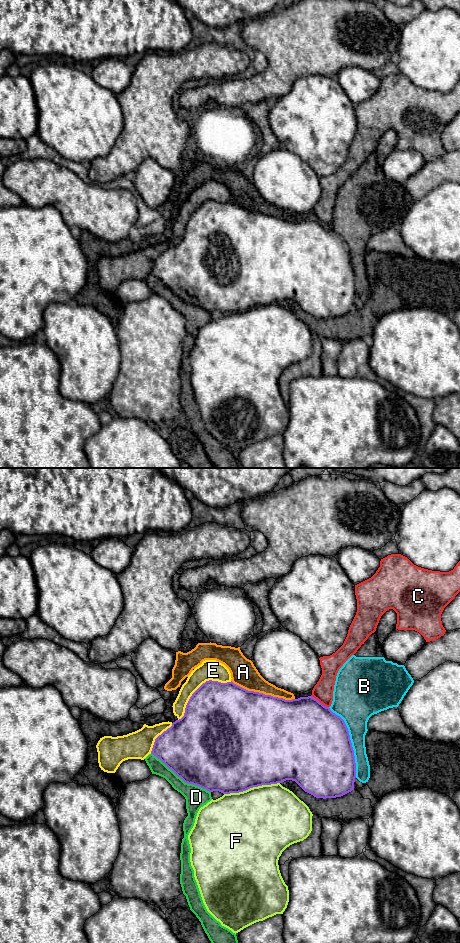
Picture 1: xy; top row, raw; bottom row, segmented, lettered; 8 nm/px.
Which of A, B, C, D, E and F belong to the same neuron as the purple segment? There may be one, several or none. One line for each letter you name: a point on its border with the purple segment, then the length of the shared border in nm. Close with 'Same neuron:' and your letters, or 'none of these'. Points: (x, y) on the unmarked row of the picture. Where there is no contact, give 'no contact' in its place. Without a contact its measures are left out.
Same neuron: none of these

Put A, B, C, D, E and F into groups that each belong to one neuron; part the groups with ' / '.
A / B / C / D / E / F

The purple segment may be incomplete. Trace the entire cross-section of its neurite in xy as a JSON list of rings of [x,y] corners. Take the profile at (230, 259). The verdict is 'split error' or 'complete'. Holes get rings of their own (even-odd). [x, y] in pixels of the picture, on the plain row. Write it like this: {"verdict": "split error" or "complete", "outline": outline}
{"verdict": "complete", "outline": [[[206,201],[190,217],[184,236],[159,255],[151,274],[185,303],[209,312],[239,313],[253,307],[295,301],[316,318],[341,317],[354,310],[356,283],[344,240],[312,216],[285,220],[248,211],[232,201]]]}

